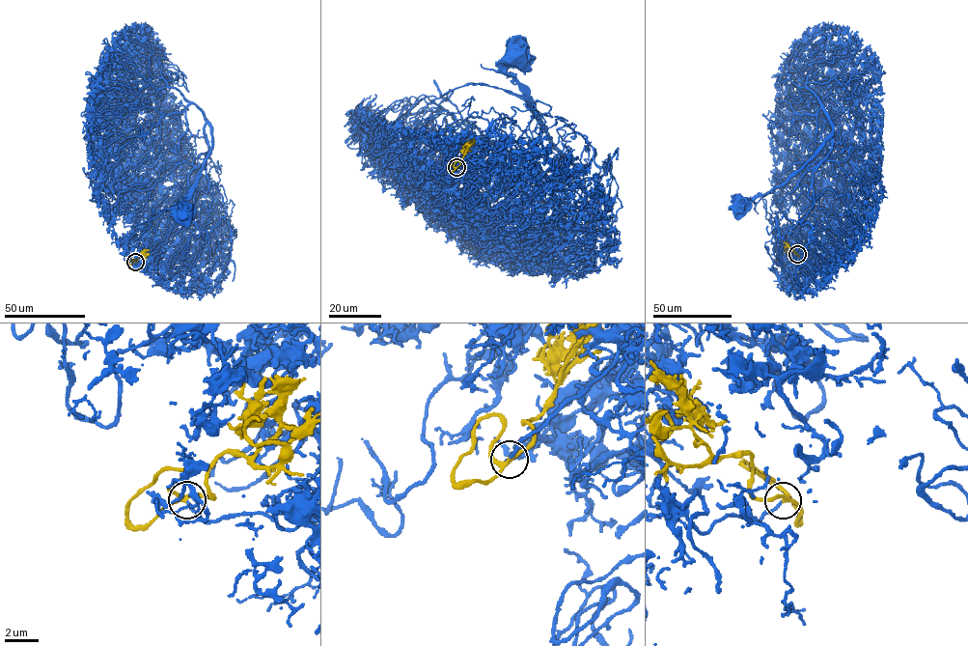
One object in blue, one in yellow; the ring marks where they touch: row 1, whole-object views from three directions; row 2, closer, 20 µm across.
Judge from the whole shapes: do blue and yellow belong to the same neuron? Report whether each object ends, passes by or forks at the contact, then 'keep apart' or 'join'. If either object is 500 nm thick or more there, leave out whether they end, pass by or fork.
blue ends there; yellow forks there; join

